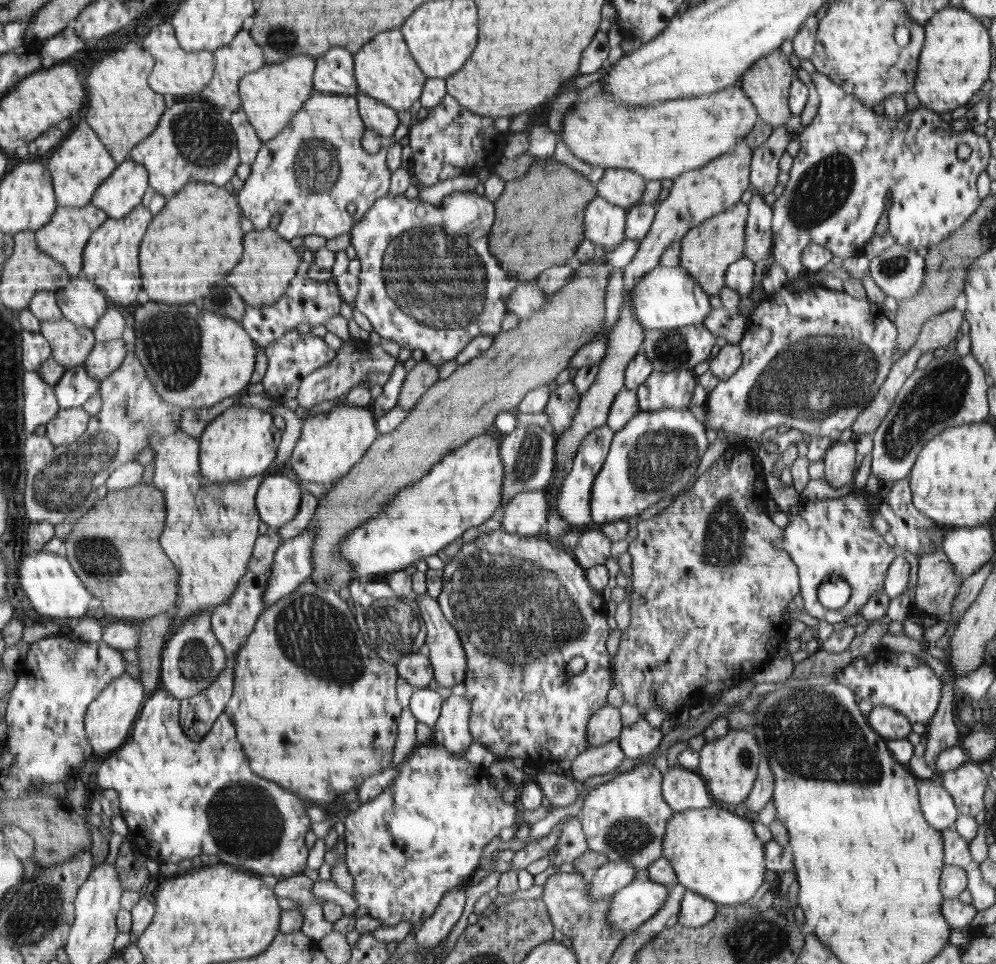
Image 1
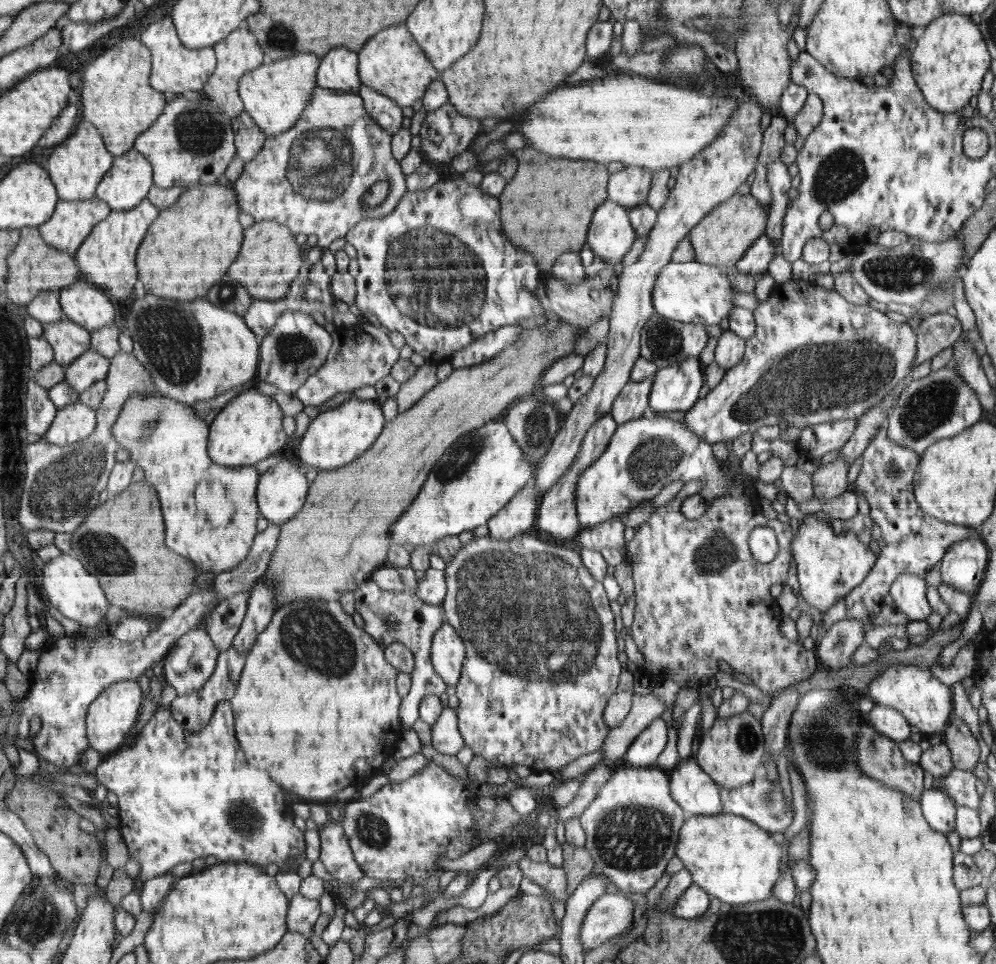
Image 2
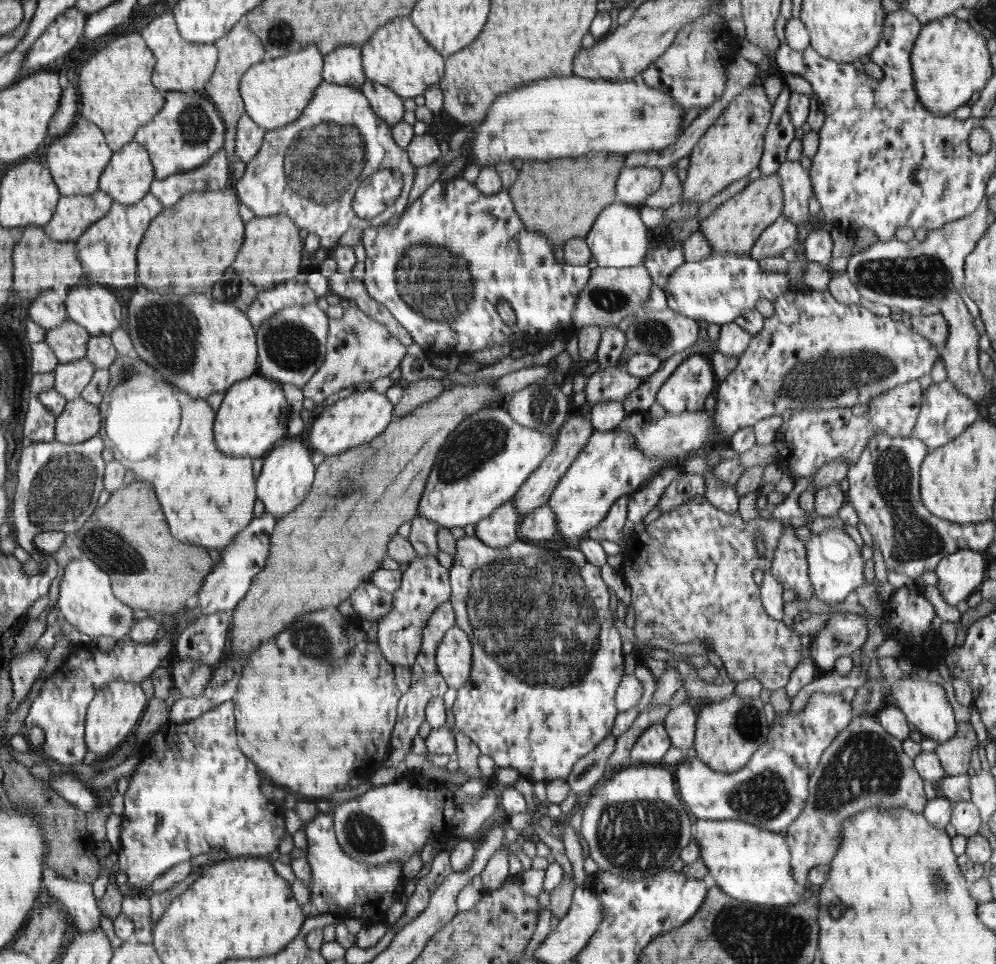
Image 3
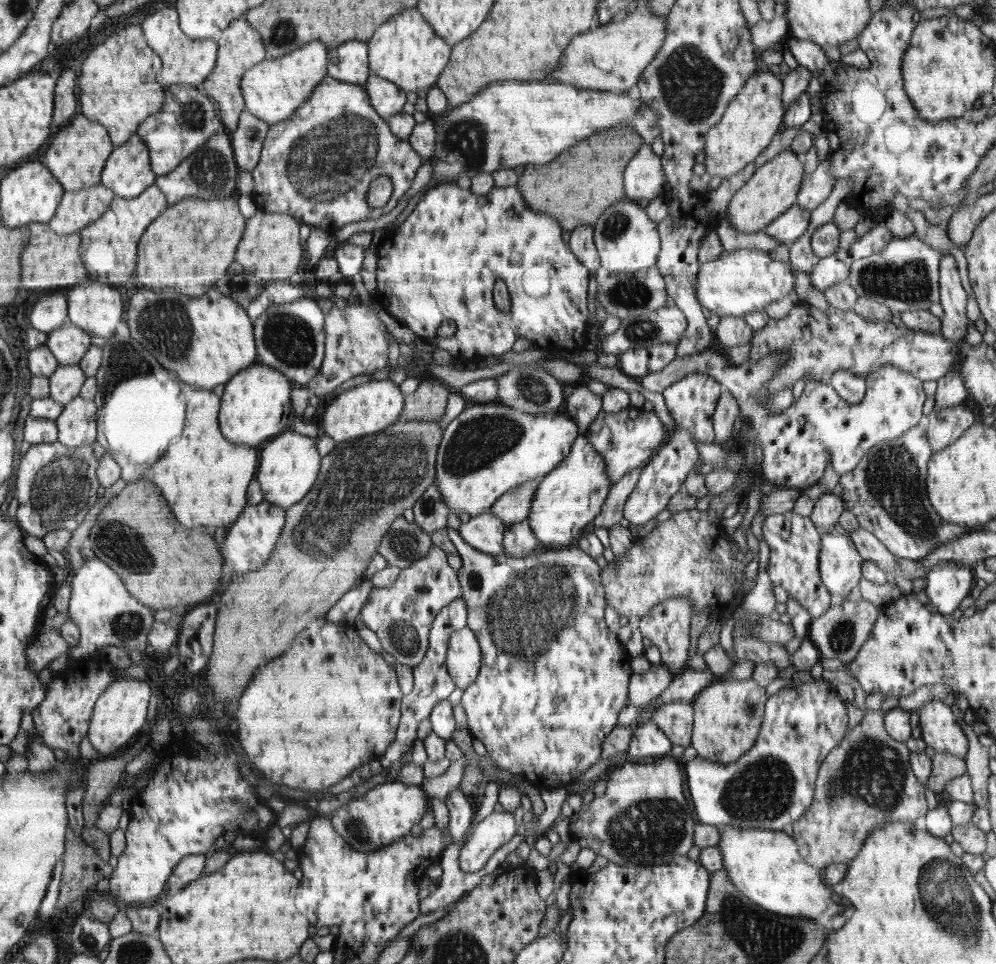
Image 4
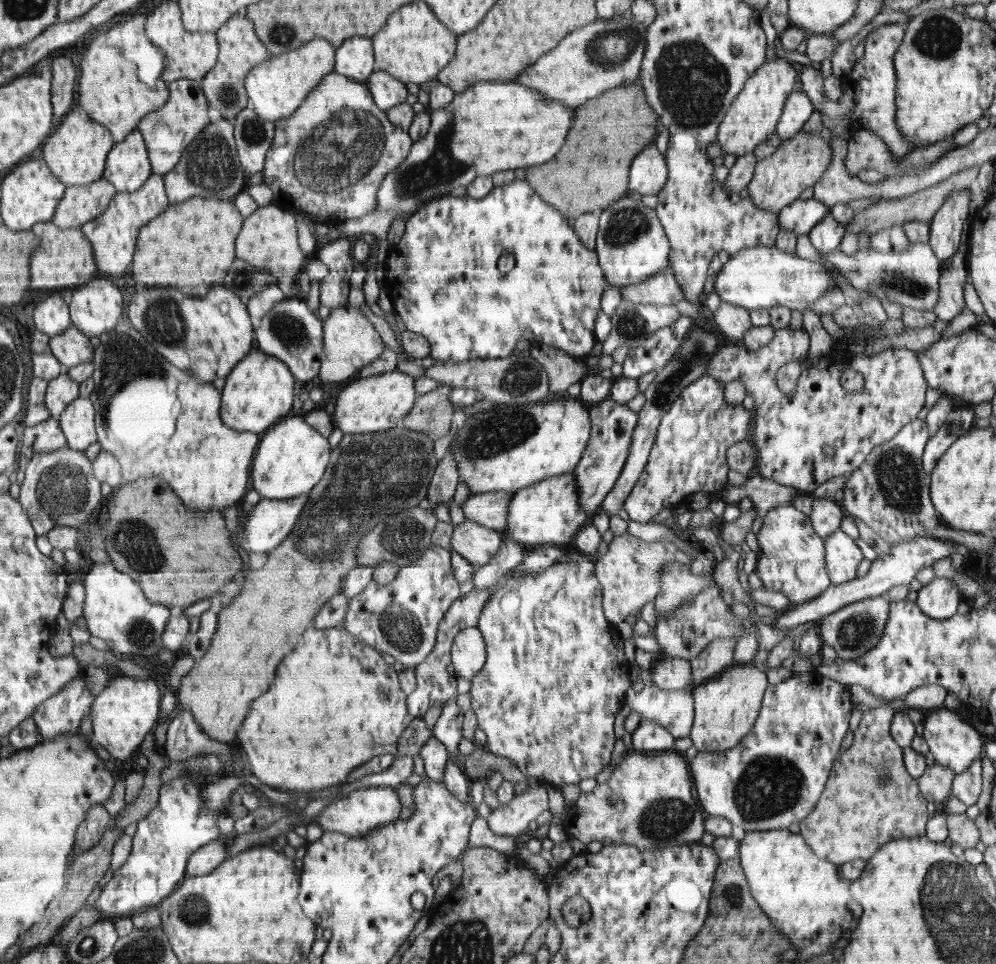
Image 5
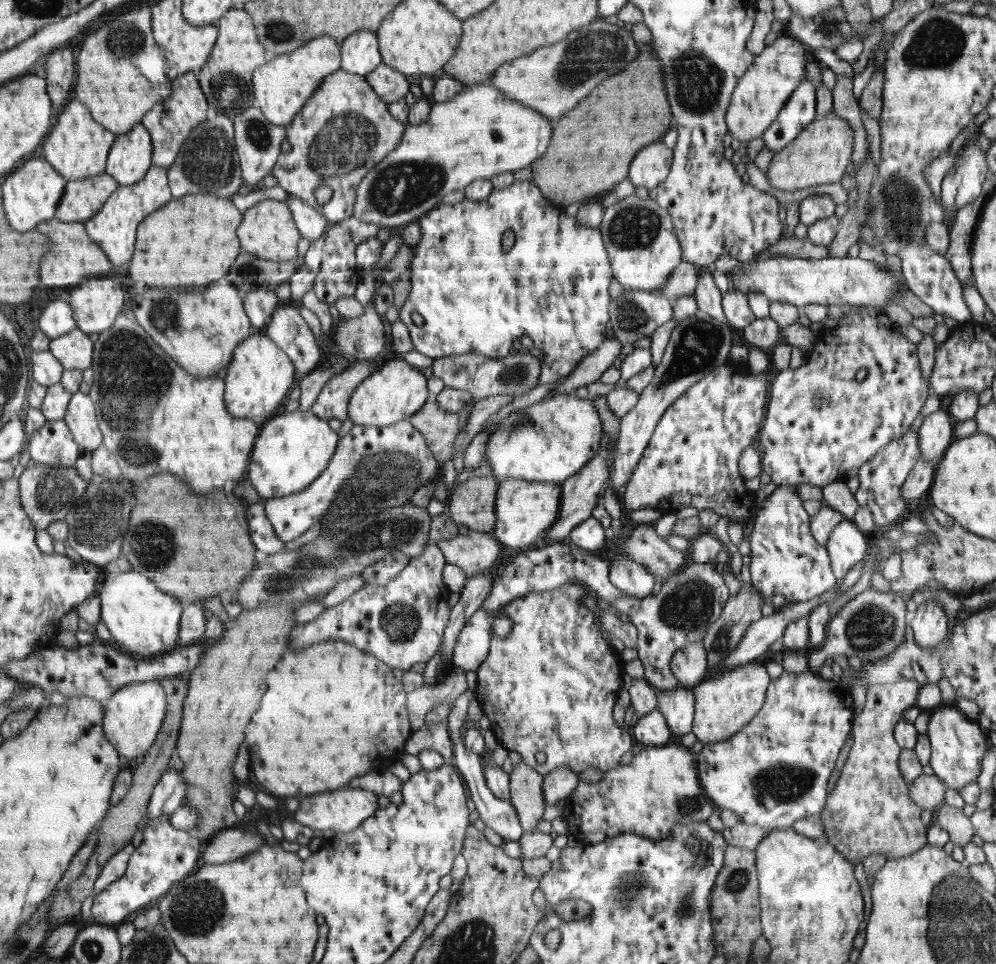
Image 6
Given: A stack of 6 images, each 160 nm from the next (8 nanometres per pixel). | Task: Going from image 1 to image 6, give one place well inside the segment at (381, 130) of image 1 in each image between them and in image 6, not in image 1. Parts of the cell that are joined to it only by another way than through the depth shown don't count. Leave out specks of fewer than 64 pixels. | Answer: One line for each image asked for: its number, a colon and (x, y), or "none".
2: (383, 109)
3: (386, 103)
4: (388, 98)
5: (388, 91)
6: (390, 84)

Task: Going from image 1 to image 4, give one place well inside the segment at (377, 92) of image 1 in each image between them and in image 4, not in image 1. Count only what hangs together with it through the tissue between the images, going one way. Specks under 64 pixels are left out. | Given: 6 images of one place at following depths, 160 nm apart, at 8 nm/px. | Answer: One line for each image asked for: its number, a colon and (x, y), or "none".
2: (394, 64)
3: (399, 56)
4: (407, 51)

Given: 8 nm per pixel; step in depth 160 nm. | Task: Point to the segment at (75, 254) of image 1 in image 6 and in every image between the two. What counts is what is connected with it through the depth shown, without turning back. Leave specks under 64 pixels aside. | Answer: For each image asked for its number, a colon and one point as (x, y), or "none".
2: (72, 222)
3: (76, 213)
4: (79, 208)
5: (82, 203)
6: (83, 198)

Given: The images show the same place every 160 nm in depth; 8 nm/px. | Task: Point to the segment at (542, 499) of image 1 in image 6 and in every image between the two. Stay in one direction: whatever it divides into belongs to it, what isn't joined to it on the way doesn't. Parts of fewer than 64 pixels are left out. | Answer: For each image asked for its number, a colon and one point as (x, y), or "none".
2: (519, 515)
3: (499, 530)
4: (485, 532)
5: (473, 541)
6: (473, 552)

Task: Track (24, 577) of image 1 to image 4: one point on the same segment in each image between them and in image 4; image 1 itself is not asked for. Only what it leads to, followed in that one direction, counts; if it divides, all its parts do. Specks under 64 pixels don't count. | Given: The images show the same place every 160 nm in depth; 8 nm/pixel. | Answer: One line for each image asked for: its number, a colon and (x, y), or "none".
2: (65, 584)
3: (87, 601)
4: (105, 613)

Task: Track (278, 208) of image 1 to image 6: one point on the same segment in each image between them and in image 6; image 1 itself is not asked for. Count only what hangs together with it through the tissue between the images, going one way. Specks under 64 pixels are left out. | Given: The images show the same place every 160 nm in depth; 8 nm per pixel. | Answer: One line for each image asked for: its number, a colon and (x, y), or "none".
2: (312, 178)
3: (310, 170)
4: (317, 166)
5: (329, 159)
6: (347, 129)

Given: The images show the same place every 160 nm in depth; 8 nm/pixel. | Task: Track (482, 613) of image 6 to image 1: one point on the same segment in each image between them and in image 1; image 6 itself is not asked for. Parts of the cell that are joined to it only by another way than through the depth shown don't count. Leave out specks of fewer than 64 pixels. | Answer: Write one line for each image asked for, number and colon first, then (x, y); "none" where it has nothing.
1: (444, 646)
2: (447, 652)
3: (454, 658)
4: (464, 657)
5: (469, 652)

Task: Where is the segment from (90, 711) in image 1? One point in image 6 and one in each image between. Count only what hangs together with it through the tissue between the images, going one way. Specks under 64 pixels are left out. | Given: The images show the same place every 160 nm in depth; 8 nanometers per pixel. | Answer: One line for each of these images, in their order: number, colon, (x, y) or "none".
2: (111, 717)
3: (117, 707)
4: (120, 713)
5: (127, 708)
6: (133, 717)

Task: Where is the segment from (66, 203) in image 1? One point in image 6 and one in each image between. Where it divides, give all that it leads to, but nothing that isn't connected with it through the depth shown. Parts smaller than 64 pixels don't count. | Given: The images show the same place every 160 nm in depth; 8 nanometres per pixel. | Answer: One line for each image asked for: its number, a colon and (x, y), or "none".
2: (76, 169)
3: (76, 161)
4: (76, 156)
5: (76, 153)
6: (78, 147)

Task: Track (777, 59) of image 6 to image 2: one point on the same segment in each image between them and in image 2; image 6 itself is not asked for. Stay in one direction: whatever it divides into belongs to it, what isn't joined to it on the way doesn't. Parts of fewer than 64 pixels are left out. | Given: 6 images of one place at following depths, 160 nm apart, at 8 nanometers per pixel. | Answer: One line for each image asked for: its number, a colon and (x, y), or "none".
2: (711, 178)
3: (728, 151)
4: (751, 120)
5: (754, 114)

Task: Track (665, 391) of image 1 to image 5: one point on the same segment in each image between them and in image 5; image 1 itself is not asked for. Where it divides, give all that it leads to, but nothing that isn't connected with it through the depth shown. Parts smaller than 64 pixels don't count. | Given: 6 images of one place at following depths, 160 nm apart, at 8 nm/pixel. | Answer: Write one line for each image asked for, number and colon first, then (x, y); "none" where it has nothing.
2: (676, 387)
3: (686, 389)
4: (691, 401)
5: (690, 453)

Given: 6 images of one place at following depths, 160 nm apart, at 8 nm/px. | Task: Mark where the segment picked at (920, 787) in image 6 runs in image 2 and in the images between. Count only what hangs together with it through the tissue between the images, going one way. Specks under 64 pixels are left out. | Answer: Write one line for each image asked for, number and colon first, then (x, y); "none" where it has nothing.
2: (964, 747)
3: (954, 755)
4: (945, 767)
5: (935, 784)

